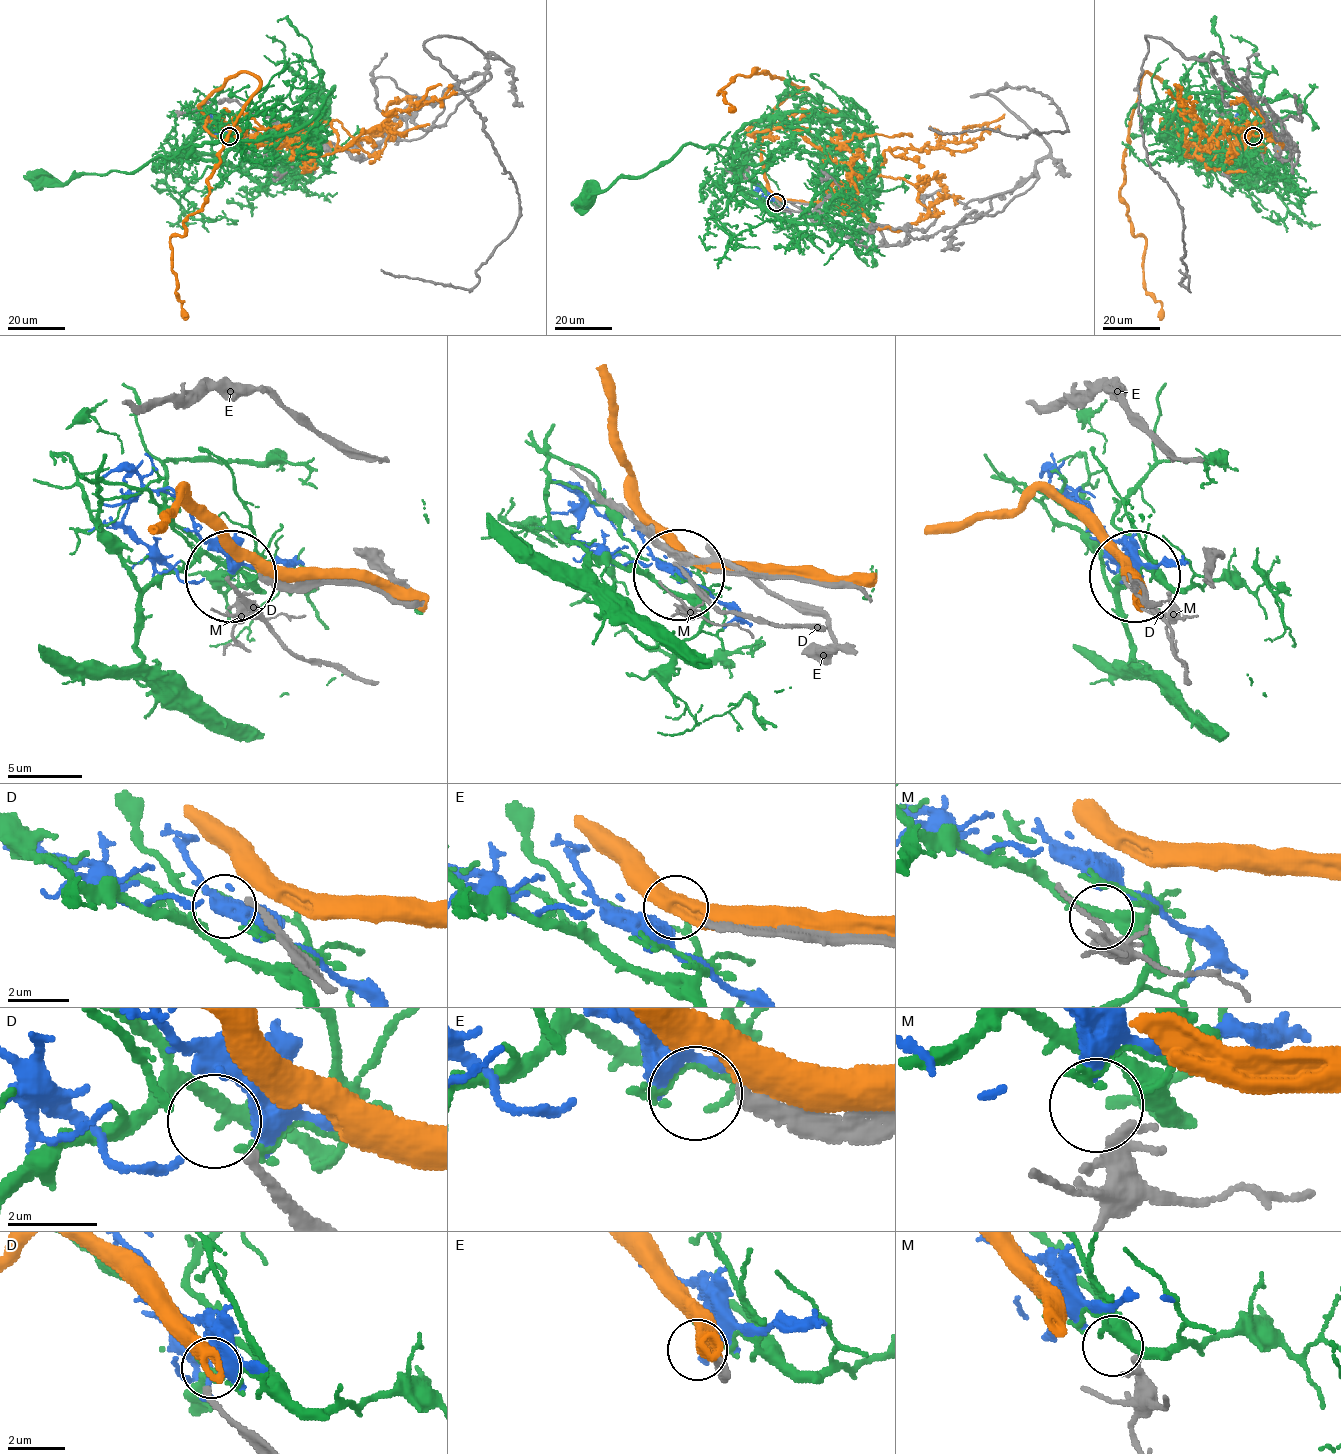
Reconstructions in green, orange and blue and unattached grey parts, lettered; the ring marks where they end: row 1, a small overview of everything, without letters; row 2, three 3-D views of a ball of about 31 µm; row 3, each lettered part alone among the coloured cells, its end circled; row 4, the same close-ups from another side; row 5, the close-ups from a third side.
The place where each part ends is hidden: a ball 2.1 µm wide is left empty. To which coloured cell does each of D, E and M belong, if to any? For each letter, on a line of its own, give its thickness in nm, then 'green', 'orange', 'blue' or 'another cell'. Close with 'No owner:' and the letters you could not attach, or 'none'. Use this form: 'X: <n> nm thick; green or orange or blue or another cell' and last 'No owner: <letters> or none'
D: 220 nm thick; another cell
E: 240 nm thick; another cell
M: 220 nm thick; blue
No owner: D, E

